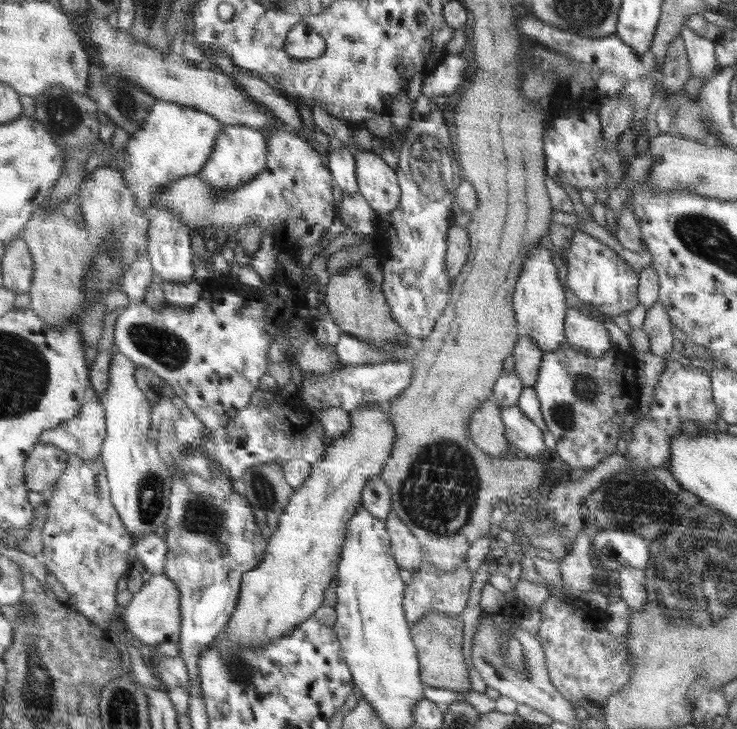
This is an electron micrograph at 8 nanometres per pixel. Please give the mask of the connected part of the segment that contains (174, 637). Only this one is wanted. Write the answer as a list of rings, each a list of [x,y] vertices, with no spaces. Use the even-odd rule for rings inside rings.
[[[155,575],[147,580],[141,591],[133,594],[126,608],[122,608],[121,626],[139,645],[157,645],[163,642],[177,643],[182,632],[183,614],[180,608],[180,591],[166,575]]]

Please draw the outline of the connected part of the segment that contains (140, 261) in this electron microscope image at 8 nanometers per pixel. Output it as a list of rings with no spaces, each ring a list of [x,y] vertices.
[[[140,253],[134,260],[130,270],[124,273],[122,282],[122,295],[129,303],[142,303],[148,287],[152,284],[154,270],[148,254]]]

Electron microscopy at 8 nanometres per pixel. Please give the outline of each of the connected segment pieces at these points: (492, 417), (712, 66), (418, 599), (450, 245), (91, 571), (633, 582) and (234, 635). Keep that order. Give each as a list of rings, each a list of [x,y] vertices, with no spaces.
[[[492,401],[483,402],[471,414],[471,433],[475,445],[486,454],[500,457],[510,449],[502,410]]]
[[[686,23],[682,26],[680,36],[685,42],[690,74],[698,76],[702,82],[706,80],[707,83],[720,72],[719,60],[716,59],[716,41],[694,34]]]
[[[423,556],[421,565],[412,572],[412,578],[407,583],[406,592],[403,597],[403,610],[409,626],[418,624],[423,616],[428,616],[430,612],[443,614],[444,616],[457,616],[466,608],[470,586],[472,586],[472,574],[468,570],[468,564],[458,565],[454,570],[442,571],[427,557]]]
[[[452,223],[447,233],[446,272],[448,272],[448,279],[451,280],[452,286],[466,264],[471,244],[467,227],[461,227]]]
[[[69,454],[68,468],[64,469],[64,476],[51,493],[53,497],[49,501],[50,520],[44,527],[45,552],[41,559],[69,591],[70,604],[96,626],[111,630],[108,624],[114,618],[116,610],[116,582],[128,572],[128,550],[133,548],[134,542],[119,512],[112,506],[103,460],[99,456],[84,460],[77,454]]]
[[[623,566],[623,568],[615,569],[614,572],[619,586],[616,596],[621,597],[621,599],[628,604],[632,612],[642,611],[644,604],[647,604],[644,569]]]
[[[384,404],[351,410],[349,430],[332,440],[323,452],[322,460],[312,467],[311,476],[303,486],[295,489],[287,508],[278,518],[277,529],[269,536],[270,541],[263,561],[244,574],[238,605],[224,628],[227,637],[239,647],[255,649],[290,634],[322,607],[322,600],[325,600],[324,590],[329,588],[330,582],[338,575],[350,519],[354,517],[356,509],[362,506],[364,486],[372,476],[382,473],[393,452],[397,430],[386,412],[387,406]]]

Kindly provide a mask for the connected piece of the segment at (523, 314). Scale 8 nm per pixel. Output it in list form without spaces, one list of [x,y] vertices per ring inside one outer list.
[[[532,247],[524,261],[524,272],[515,286],[515,317],[520,334],[533,338],[544,352],[552,352],[566,344],[566,296],[558,280],[556,266],[552,262],[552,250],[548,247]]]

